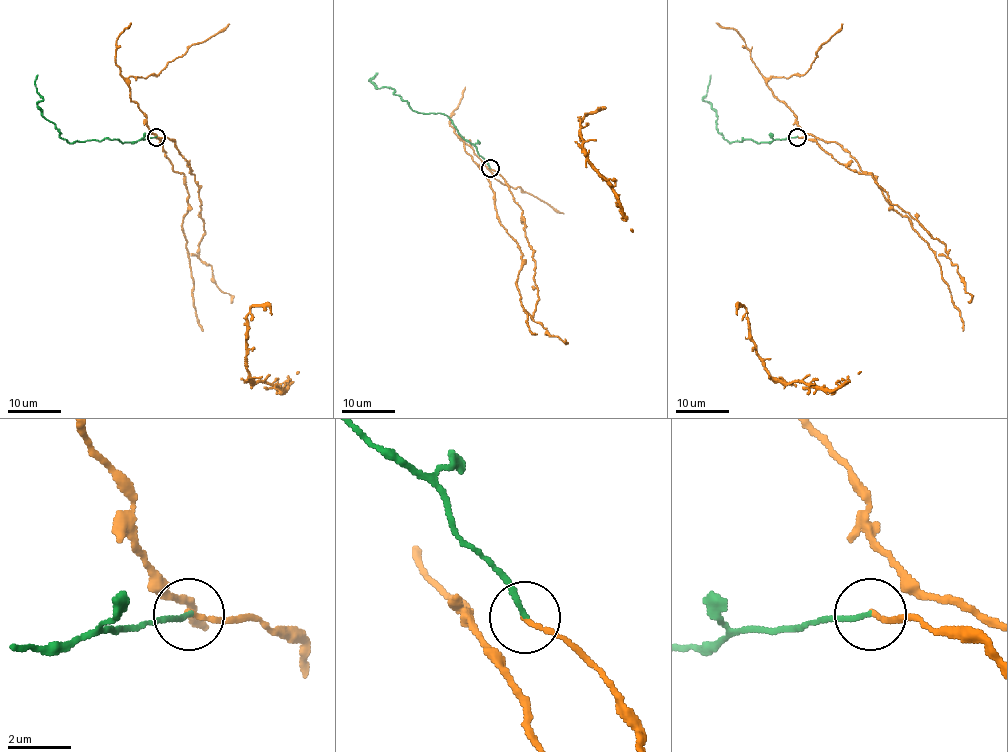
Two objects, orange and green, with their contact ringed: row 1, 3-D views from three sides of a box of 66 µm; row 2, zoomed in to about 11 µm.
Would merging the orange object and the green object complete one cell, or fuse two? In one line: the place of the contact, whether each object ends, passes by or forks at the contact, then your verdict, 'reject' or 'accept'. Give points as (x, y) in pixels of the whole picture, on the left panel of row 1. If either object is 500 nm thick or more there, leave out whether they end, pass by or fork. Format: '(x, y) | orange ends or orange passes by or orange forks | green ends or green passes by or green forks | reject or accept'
(156, 137) | orange passes by | green ends | accept

